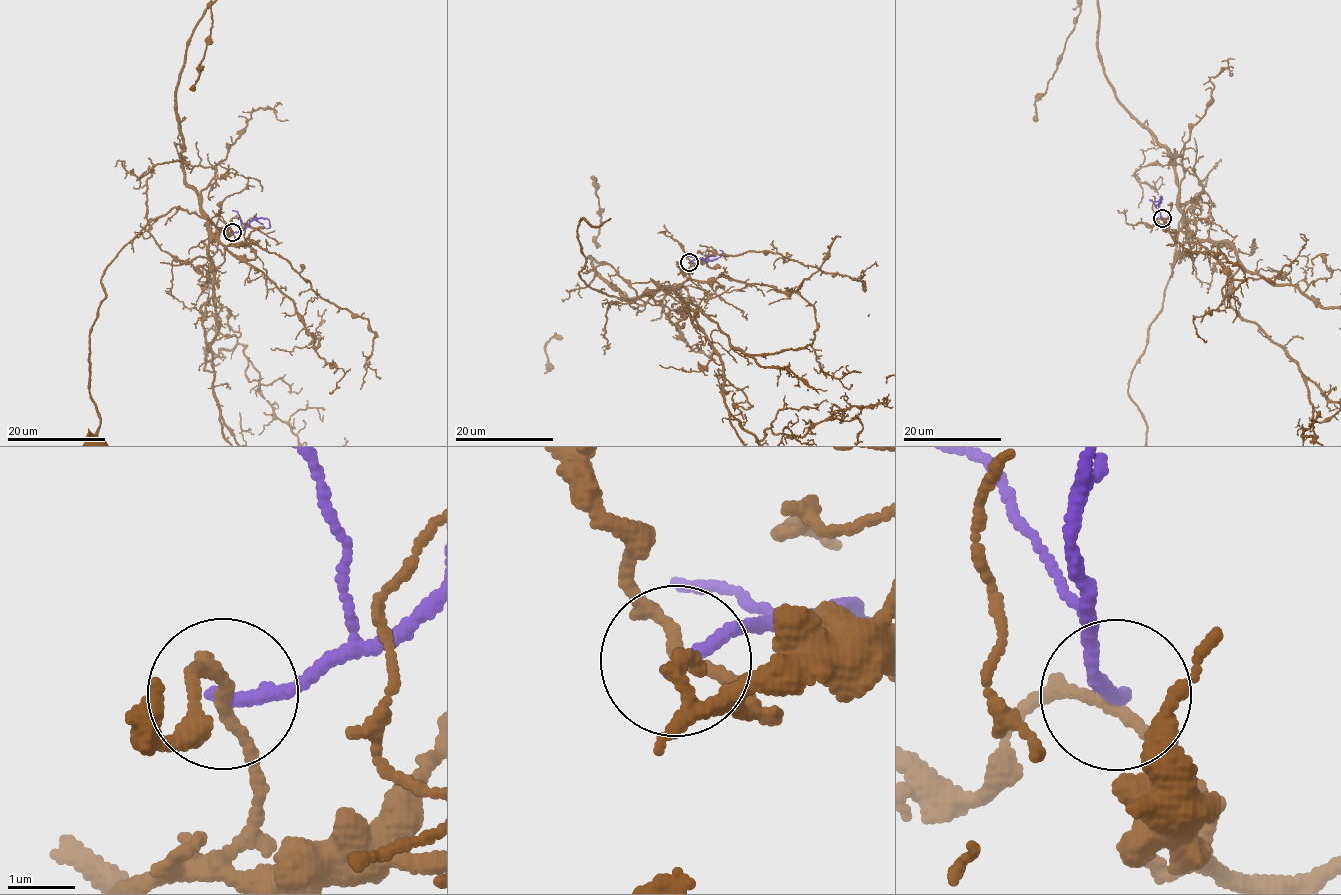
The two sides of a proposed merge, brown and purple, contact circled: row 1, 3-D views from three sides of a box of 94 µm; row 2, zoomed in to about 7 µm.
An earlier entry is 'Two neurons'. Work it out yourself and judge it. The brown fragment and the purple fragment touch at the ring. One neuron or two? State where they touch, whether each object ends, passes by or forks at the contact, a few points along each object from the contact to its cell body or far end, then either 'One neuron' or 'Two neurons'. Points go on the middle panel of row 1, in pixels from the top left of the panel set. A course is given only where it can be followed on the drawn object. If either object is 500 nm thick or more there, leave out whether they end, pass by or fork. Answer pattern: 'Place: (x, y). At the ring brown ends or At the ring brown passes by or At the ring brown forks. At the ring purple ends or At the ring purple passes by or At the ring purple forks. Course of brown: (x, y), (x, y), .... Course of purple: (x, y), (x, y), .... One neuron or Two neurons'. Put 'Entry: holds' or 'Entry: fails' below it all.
Place: (689, 262). At the ring brown passes by. At the ring purple ends. Course of purple: (690, 262), (702, 258), (716, 260), (722, 252), (719, 250). Two neurons
Entry: holds

